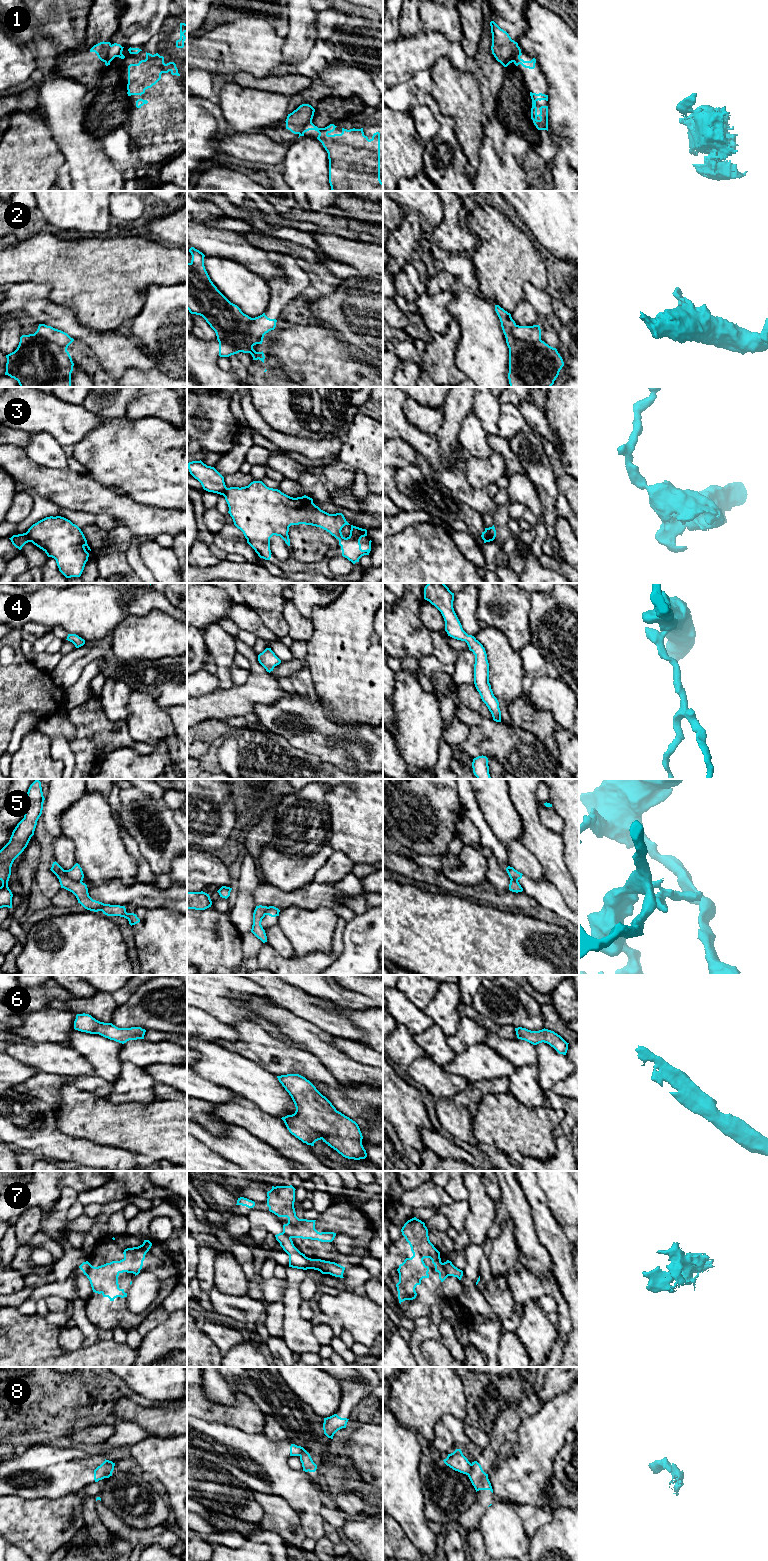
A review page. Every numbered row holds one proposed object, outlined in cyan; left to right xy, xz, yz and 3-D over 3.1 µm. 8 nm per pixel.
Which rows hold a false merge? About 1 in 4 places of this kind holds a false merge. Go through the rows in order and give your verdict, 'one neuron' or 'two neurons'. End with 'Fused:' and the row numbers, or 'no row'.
1: two neurons
2: two neurons
3: two neurons
4: one neuron
5: two neurons
6: one neuron
7: two neurons
8: two neurons
Fused: 1, 2, 3, 5, 7, 8

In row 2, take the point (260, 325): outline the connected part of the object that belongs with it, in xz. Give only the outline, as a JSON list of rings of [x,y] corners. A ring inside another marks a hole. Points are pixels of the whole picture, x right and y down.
[[[265,313],[252,318],[249,326],[249,333],[245,335],[244,339],[249,343],[262,343],[264,335],[276,327],[276,319],[268,318]]]

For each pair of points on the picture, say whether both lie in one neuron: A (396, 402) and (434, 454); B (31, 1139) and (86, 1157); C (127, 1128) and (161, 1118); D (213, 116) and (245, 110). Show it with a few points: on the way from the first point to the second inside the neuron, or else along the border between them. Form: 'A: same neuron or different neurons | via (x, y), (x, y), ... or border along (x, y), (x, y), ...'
A: same neuron | via (396, 415), (396, 418), (421, 442)
B: same neuron | via (45, 1139), (55, 1146), (72, 1149)
C: same neuron | via (135, 1128), (151, 1128), (153, 1126)
D: different neurons | border along (217, 103), (224, 119), (233, 131)

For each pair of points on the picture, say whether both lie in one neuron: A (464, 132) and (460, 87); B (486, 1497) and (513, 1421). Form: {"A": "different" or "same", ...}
{"A": "same", "B": "same"}

